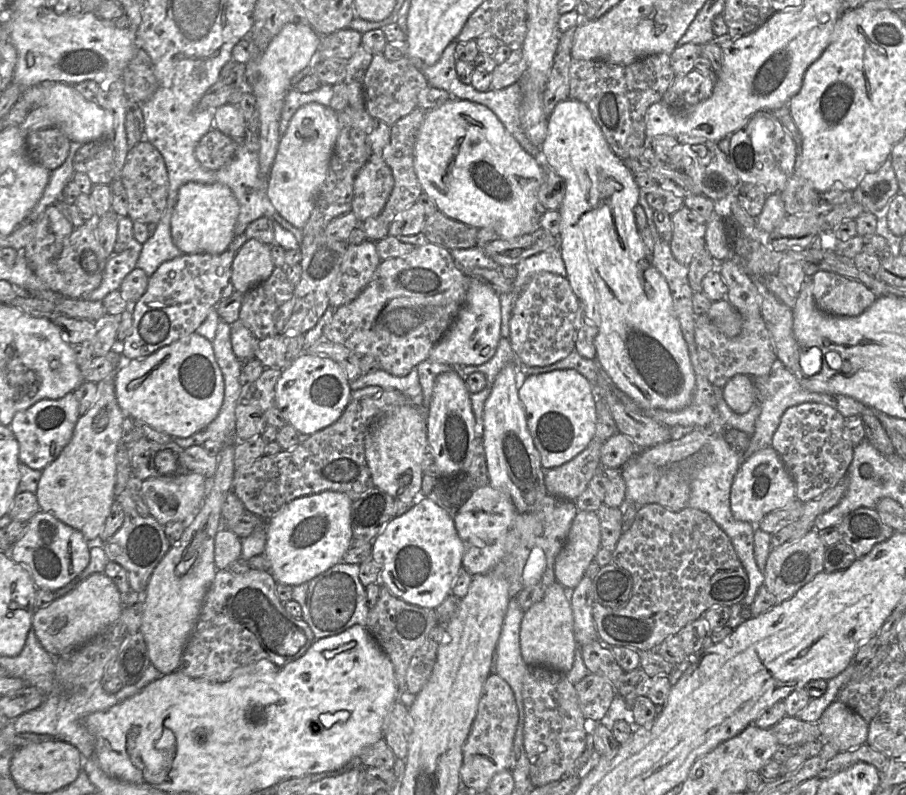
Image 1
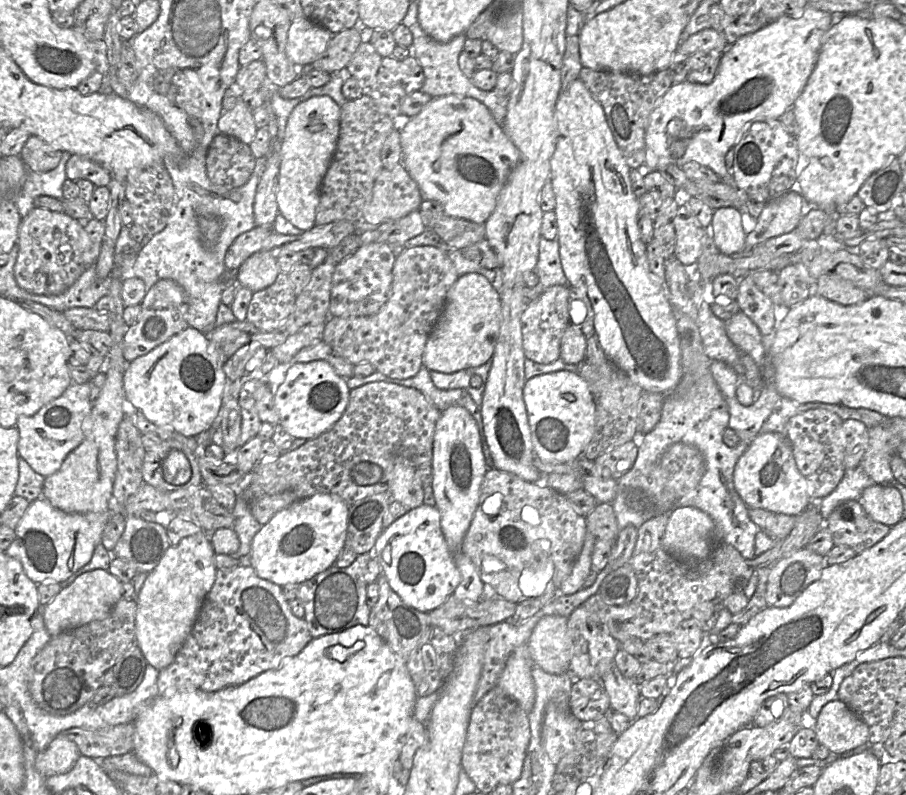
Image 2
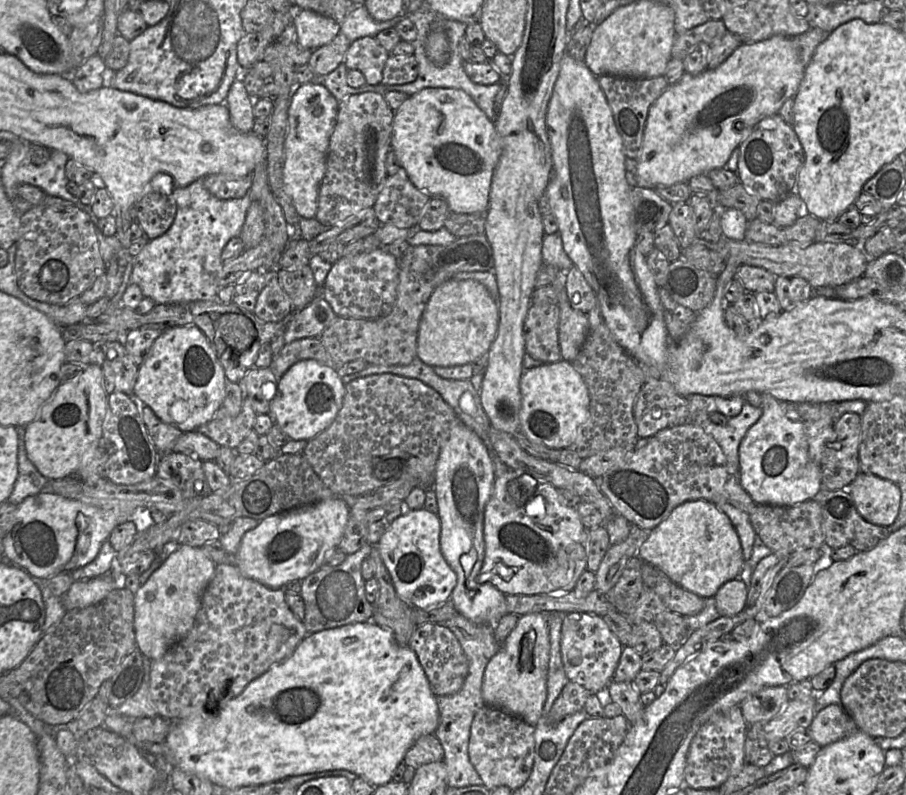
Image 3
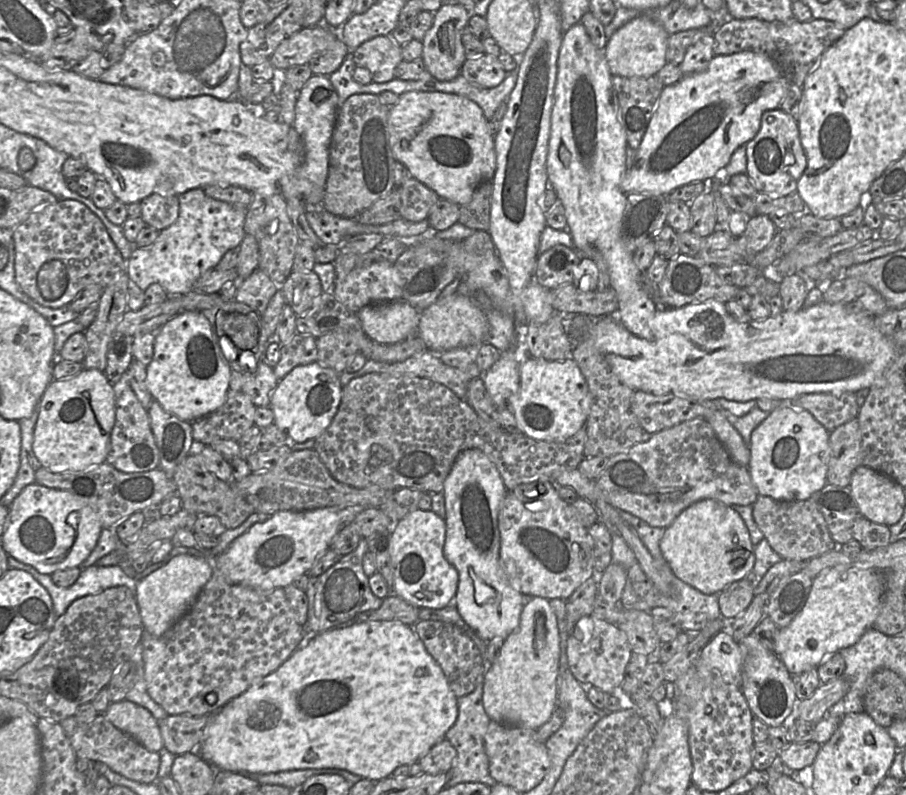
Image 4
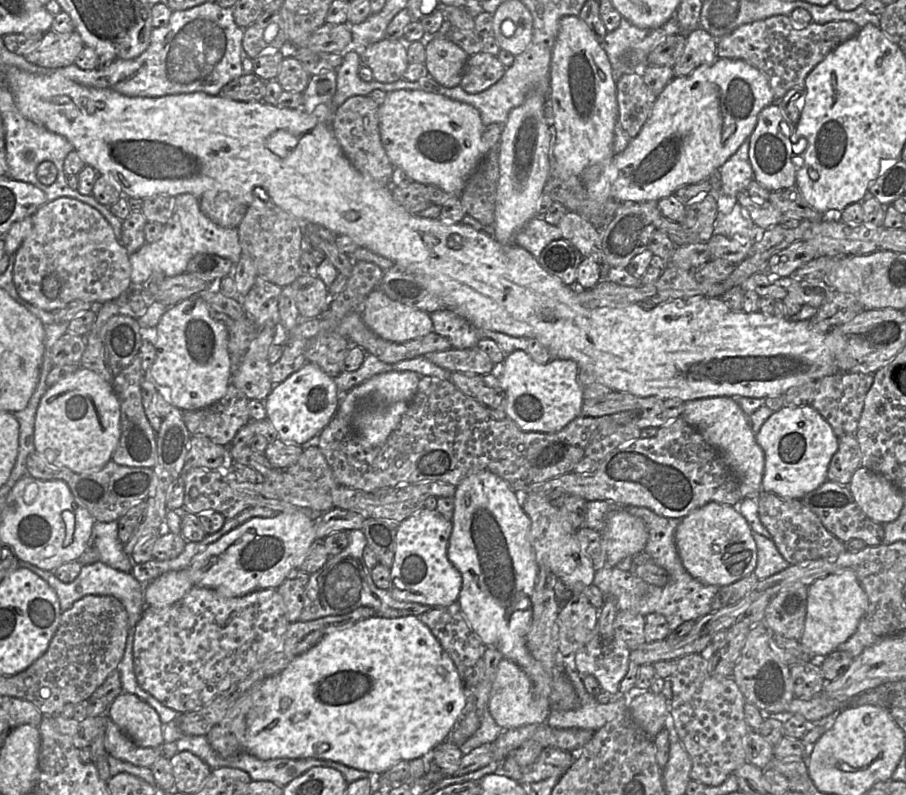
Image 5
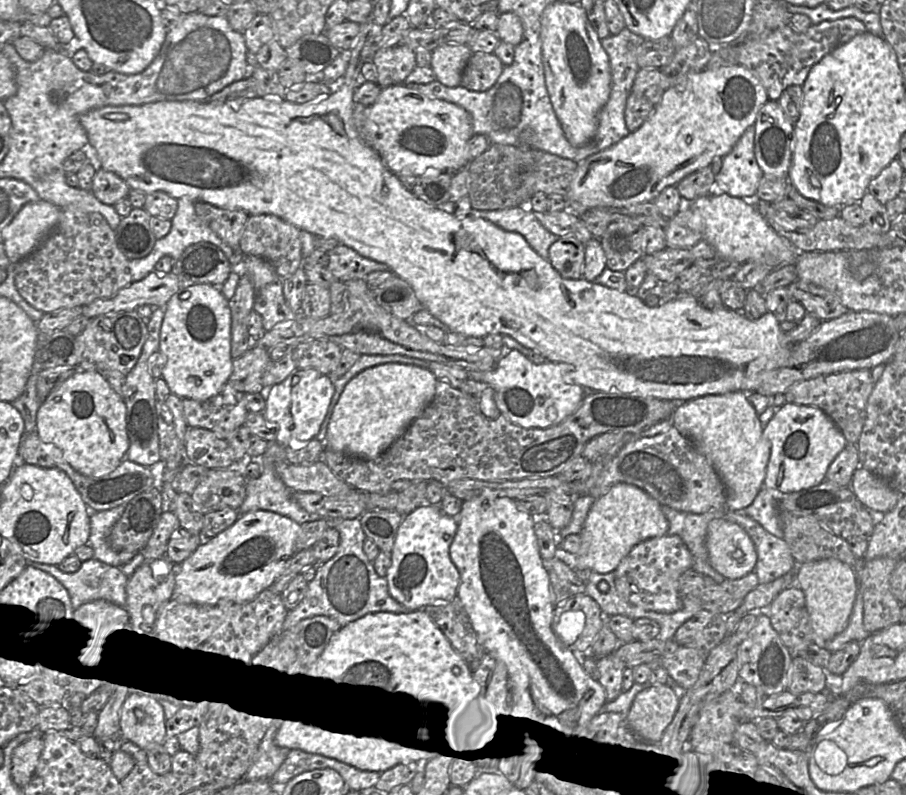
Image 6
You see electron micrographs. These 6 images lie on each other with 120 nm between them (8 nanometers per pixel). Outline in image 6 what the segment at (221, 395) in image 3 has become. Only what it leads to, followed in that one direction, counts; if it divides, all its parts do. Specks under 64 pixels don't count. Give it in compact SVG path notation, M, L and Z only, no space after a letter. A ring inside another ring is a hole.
M195 284L178 290L165 306L160 330L159 351L165 355L166 364L161 377L170 391L182 399L204 401L216 396L229 381L233 370L231 356L231 310L222 292L210 284Z

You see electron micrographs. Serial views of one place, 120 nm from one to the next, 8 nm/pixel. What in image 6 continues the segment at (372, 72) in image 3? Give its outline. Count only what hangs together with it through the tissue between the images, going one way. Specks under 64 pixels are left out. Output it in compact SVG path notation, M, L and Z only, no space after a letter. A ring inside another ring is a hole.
M405 44L379 49L371 61L377 68L376 84L381 88L404 84L406 77L417 66L414 51Z

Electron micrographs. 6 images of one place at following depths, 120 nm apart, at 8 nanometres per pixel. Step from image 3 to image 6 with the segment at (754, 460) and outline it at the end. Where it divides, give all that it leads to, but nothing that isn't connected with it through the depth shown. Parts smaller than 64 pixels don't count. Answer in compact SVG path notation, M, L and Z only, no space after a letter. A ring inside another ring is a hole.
M785 403L776 410L763 433L770 443L763 484L782 493L798 492L820 484L831 462L847 444L834 421L821 409L810 405Z

